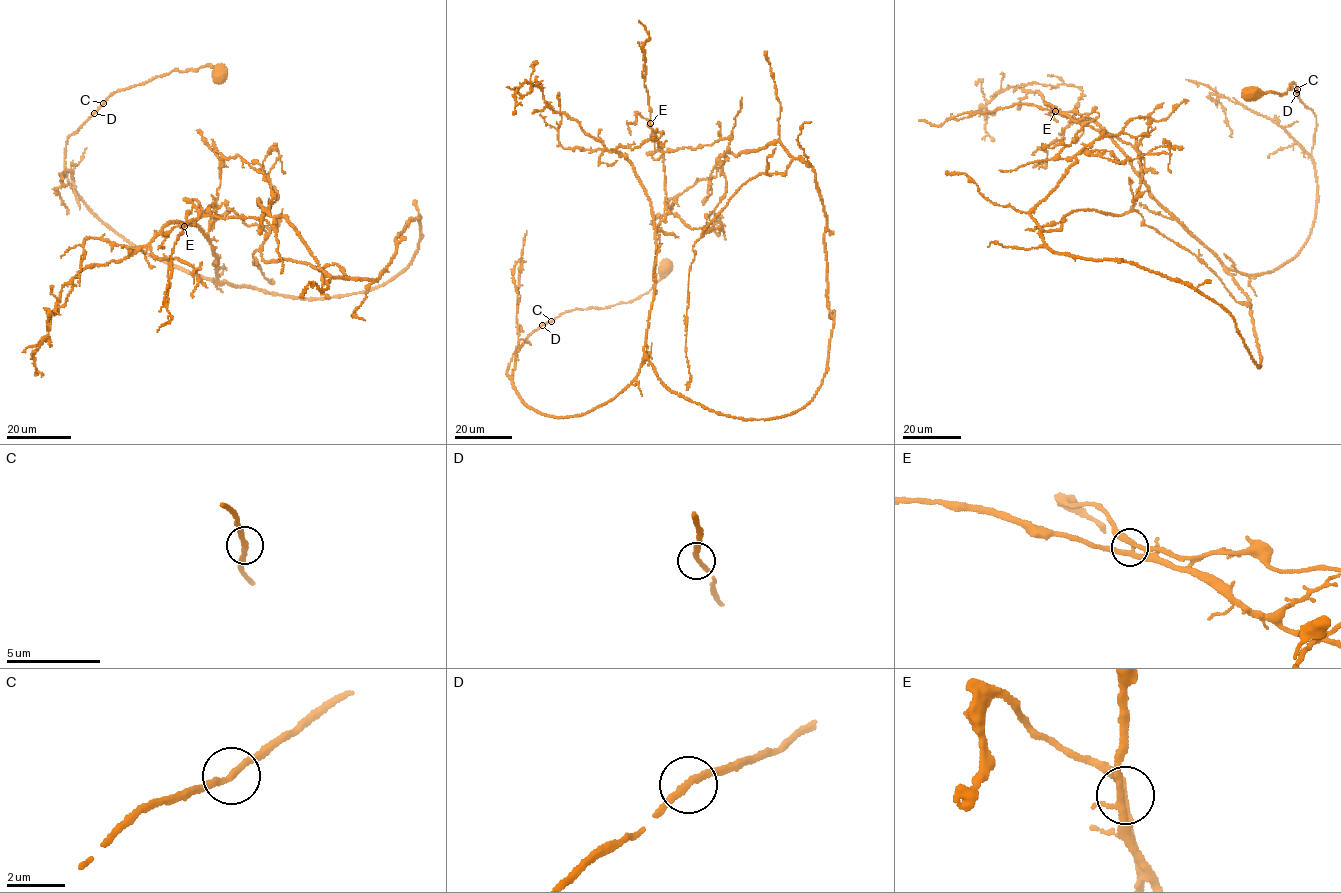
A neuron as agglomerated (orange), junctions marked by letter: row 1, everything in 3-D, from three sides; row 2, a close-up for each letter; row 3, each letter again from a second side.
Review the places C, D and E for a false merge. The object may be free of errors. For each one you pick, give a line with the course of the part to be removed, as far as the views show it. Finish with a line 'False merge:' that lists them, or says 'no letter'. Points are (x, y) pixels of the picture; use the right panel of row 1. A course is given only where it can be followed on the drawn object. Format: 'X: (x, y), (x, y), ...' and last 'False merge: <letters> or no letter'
False merge: no letter

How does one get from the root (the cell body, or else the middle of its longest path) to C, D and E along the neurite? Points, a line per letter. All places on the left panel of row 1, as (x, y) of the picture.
C: (216, 74), (216, 67), (210, 64), (172, 71), (118, 90), (103, 103)
D: (216, 74), (216, 67), (210, 64), (155, 76), (116, 91), (94, 114)
E: (216, 74), (118, 90), (66, 142), (87, 209), (217, 282), (213, 204), (184, 226)

